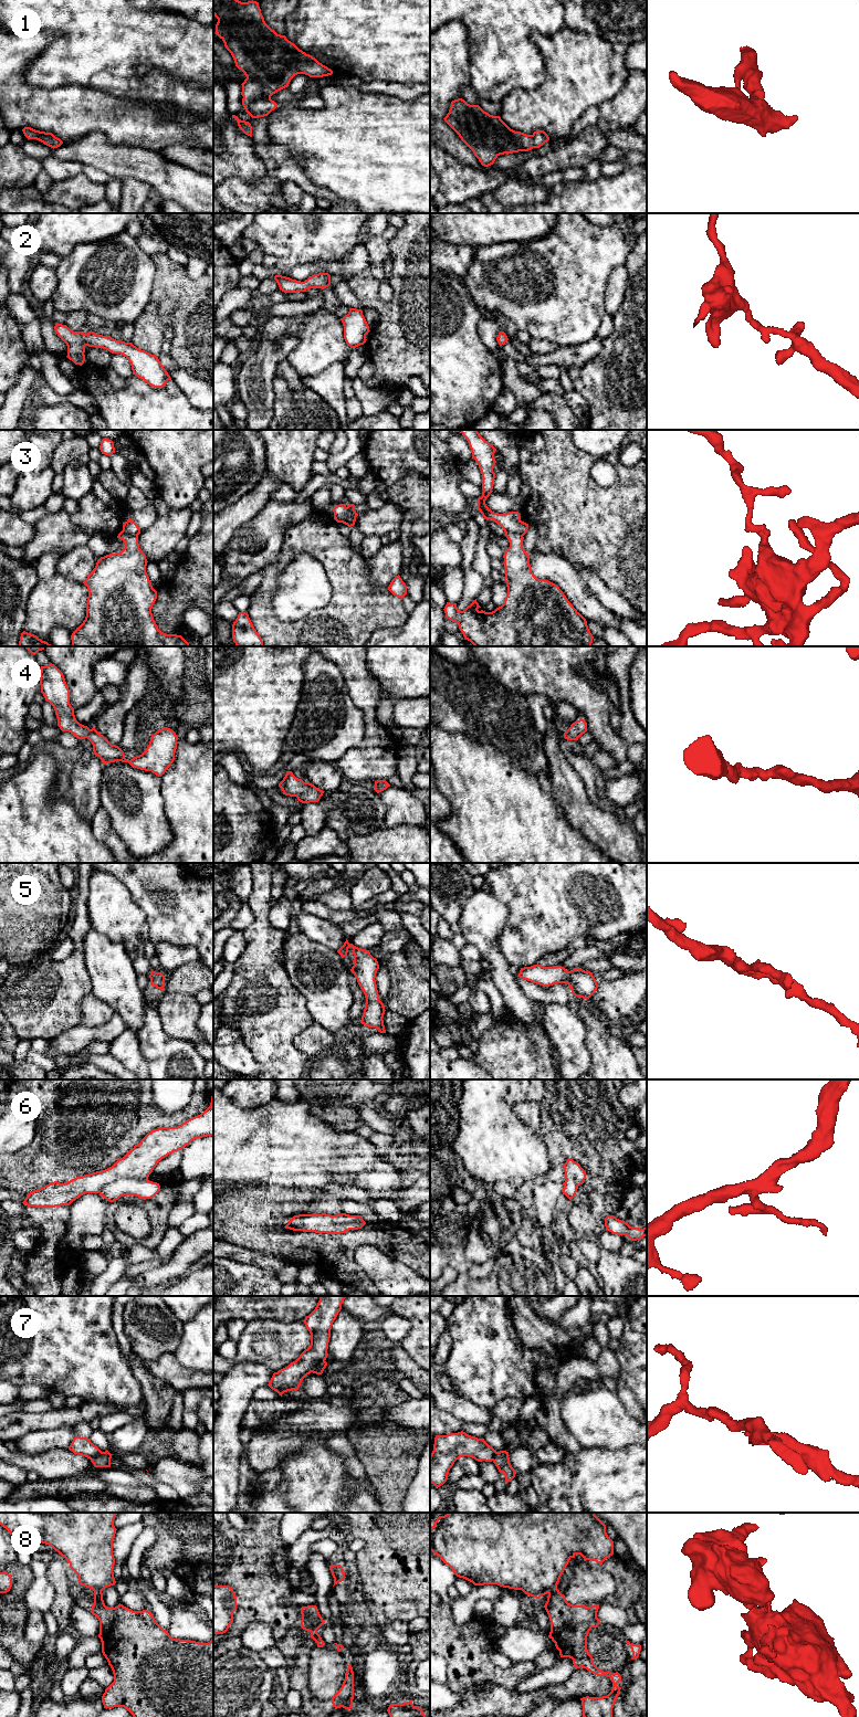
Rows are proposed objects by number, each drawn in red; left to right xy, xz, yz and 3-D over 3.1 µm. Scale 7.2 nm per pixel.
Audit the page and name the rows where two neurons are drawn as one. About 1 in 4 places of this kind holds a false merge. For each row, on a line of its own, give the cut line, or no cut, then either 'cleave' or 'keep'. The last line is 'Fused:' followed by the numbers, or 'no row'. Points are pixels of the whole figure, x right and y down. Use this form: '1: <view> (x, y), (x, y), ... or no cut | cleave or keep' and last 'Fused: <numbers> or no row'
1: no cut | keep
2: no cut | keep
3: yz (505, 533), (520, 533), (523, 535) | cleave
4: no cut | keep
5: no cut | keep
6: no cut | keep
7: xz (324, 1360), (318, 1361), (311, 1371) | cleave
8: yz (556, 1587), (548, 1593) | cleave
Fused: 3, 7, 8

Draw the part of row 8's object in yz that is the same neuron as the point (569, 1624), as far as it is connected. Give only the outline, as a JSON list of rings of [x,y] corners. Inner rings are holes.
[[[556,1588],[548,1593],[544,1608],[551,1621],[548,1637],[555,1643],[561,1657],[572,1658],[575,1669],[583,1667],[597,1676],[611,1678],[612,1689],[607,1696],[580,1698],[583,1717],[612,1717],[612,1708],[621,1689],[617,1685],[621,1676],[618,1672],[598,1668],[587,1650],[589,1631],[600,1624],[597,1618],[599,1605],[573,1605]]]

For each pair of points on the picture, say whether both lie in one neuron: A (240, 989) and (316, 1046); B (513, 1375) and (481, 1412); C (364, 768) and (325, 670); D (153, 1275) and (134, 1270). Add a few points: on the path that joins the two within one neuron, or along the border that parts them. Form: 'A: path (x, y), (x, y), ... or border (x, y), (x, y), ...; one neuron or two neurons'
A: border (315, 1023), (294, 1038), (294, 1045), (310, 1057); two neurons
B: border (461, 1397), (491, 1410); two neurons
C: border (365, 722), (362, 741), (349, 748), (335, 762); two neurons
D: border (161, 1264), (150, 1267), (135, 1277); two neurons

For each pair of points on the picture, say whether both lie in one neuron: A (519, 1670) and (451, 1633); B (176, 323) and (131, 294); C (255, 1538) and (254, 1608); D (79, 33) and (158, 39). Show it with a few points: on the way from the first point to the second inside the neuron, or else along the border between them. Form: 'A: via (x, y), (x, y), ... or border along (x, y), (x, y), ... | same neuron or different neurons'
A: via (502, 1674), (494, 1674), (470, 1650), (467, 1650) | same neuron
B: border along (147, 304), (145, 309), (133, 322) | different neurons
C: via (255, 1556), (255, 1590) | same neuron
D: via (98, 33), (138, 33) | same neuron

